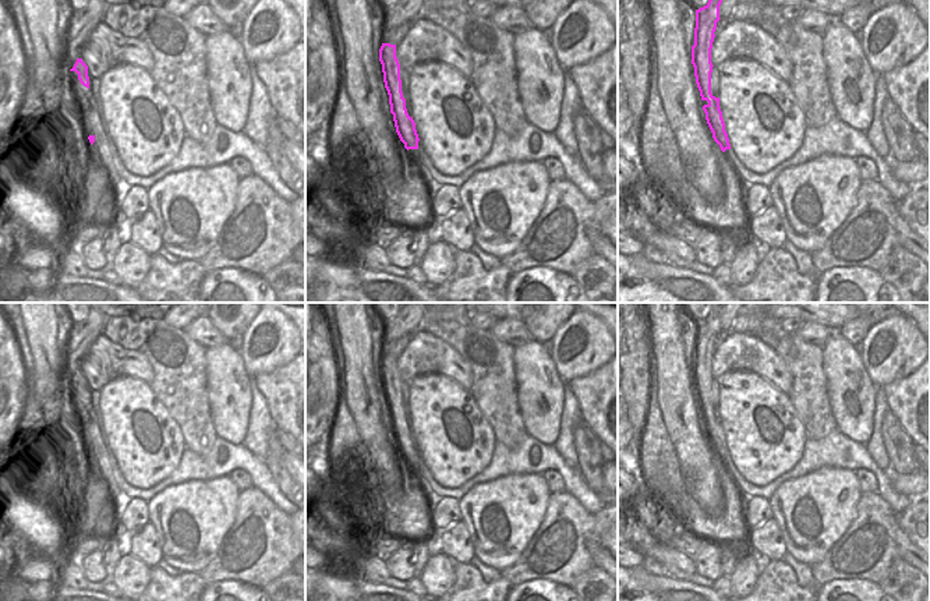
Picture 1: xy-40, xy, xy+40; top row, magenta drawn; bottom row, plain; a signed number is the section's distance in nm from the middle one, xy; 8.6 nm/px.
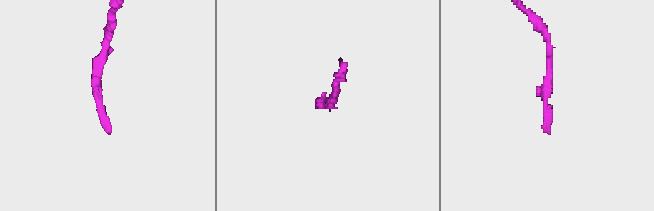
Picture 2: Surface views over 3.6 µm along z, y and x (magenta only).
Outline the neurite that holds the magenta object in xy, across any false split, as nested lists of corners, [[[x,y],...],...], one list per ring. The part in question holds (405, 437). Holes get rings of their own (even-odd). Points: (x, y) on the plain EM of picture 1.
[[[382,356],[379,374],[382,376],[383,395],[389,407],[390,425],[393,427],[396,445],[407,464],[414,471],[418,471],[420,450],[416,435],[407,425],[406,411],[402,404],[402,382],[396,370],[396,357]]]

